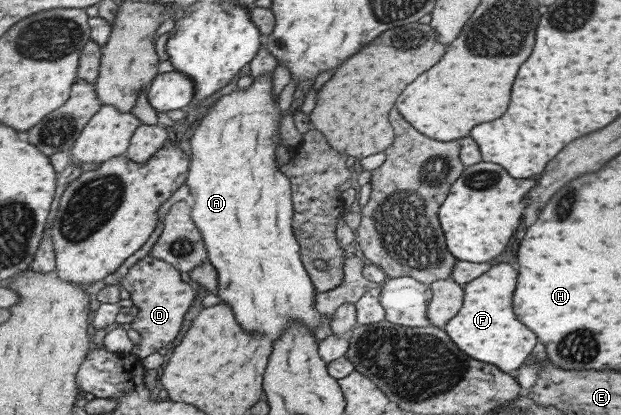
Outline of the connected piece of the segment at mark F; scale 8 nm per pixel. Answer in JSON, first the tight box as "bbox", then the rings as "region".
{"bbox":[442,263,538,373],"region":[[[499,263],[470,283],[464,284],[464,305],[453,319],[442,327],[458,350],[464,351],[472,359],[491,363],[506,373],[514,373],[520,368],[538,341],[538,337],[528,327],[518,323],[512,311],[512,293],[516,289],[516,277],[518,273],[512,265]]]}

